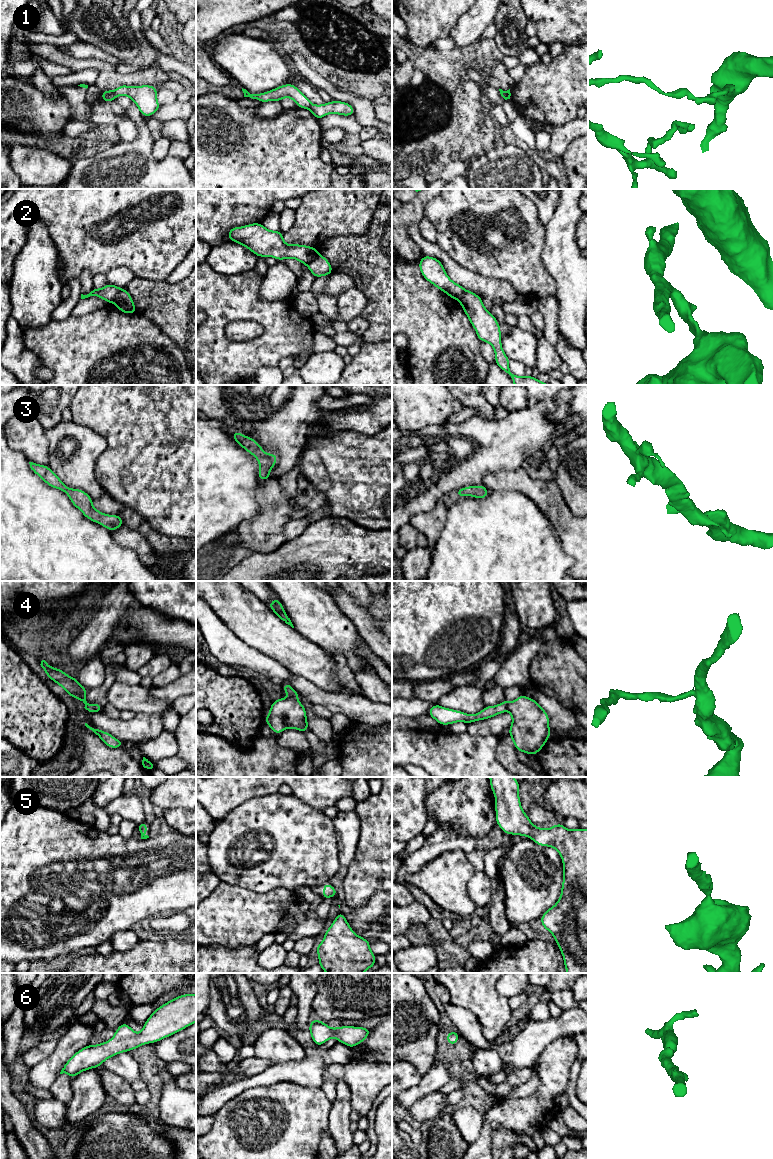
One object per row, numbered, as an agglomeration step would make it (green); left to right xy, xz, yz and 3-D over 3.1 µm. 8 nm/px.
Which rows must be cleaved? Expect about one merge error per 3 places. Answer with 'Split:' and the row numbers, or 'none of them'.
Split: 1, 2, 4

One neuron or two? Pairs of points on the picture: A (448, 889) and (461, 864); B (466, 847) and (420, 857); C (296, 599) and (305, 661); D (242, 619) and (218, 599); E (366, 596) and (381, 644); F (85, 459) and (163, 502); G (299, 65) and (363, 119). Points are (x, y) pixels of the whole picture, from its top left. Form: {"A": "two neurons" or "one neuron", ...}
{"A": "one neuron", "B": "one neuron", "C": "two neurons", "D": "one neuron", "E": "two neurons", "F": "two neurons", "G": "one neuron"}

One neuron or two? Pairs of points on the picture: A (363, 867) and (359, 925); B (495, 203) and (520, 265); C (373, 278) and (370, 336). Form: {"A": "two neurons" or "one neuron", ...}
{"A": "two neurons", "B": "one neuron", "C": "one neuron"}

